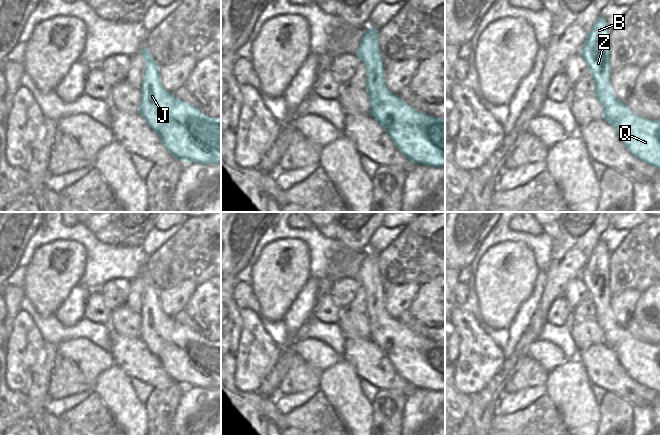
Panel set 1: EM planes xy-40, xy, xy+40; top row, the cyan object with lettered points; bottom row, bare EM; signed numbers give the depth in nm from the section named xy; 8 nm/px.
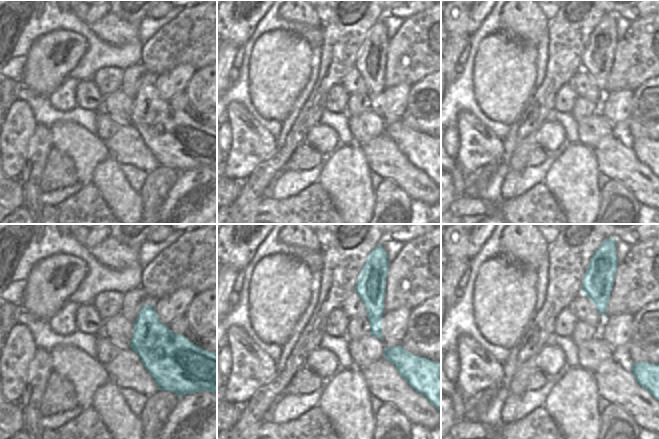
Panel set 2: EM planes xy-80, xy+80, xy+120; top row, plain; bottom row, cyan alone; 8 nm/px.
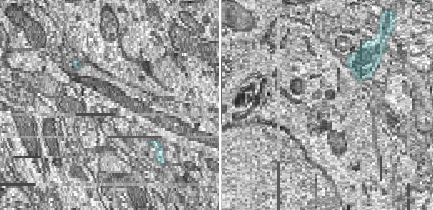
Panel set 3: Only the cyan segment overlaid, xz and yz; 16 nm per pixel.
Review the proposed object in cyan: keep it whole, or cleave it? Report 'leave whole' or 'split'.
leave whole

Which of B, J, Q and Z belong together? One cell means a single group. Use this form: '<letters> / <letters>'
B J Q Z

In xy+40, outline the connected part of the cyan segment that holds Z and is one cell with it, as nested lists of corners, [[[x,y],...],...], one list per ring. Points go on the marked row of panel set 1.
[[[601,16],[580,54],[594,79],[594,96],[604,107],[604,120],[616,129],[630,154],[660,170],[660,122],[637,116],[626,102],[616,97],[610,83],[610,27]]]

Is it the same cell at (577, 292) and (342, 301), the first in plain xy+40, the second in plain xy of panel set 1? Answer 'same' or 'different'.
same

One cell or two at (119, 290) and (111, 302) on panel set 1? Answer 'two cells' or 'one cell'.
one cell

